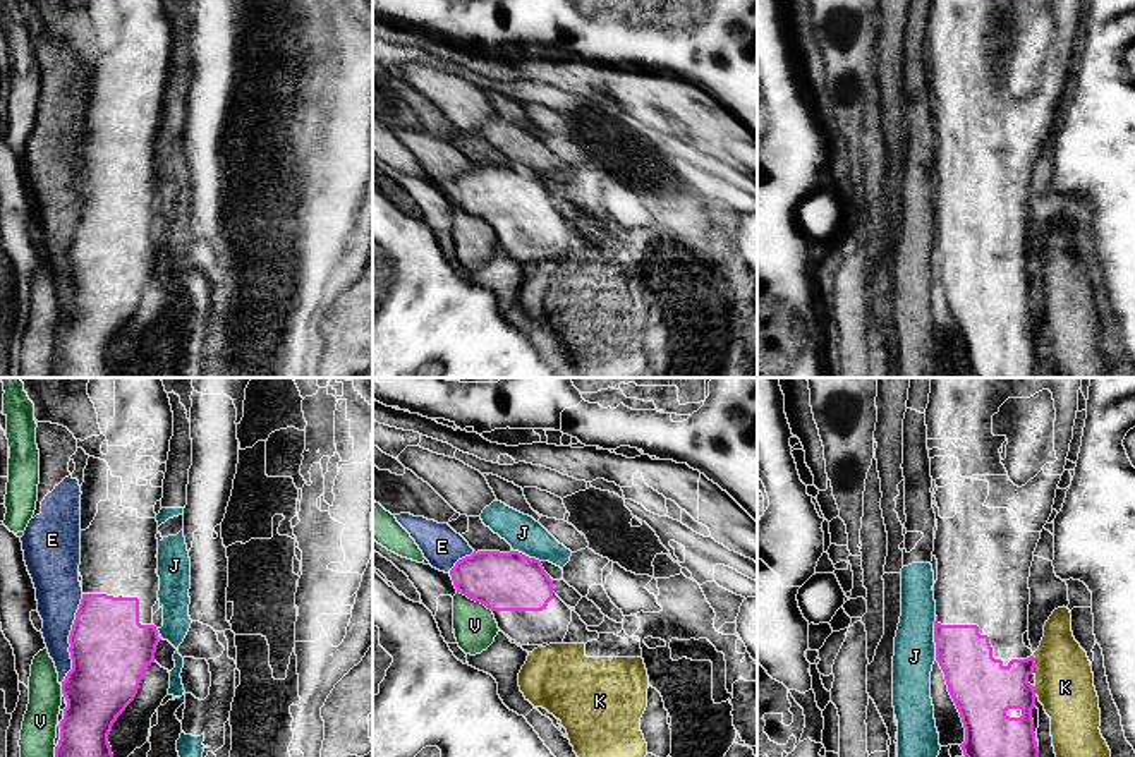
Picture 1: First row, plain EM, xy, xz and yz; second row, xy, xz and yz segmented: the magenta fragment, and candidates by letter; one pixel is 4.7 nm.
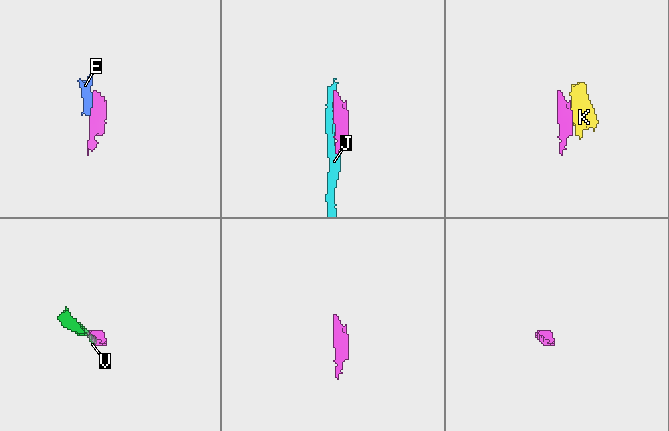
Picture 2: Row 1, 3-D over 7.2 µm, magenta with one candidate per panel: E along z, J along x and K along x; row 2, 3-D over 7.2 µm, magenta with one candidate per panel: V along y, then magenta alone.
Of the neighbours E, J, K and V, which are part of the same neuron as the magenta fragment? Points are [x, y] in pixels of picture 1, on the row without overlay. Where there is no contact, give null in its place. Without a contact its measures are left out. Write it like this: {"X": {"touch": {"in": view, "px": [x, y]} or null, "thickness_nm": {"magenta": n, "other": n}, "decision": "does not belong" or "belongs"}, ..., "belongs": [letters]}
{"E": {"touch": {"in": "xy", "px": [69, 254]}, "thickness_nm": {"magenta": 380, "other": 220}, "decision": "does not belong"}, "J": {"touch": {"in": "yz", "px": [934, 254]}, "thickness_nm": {"magenta": 260, "other": 190}, "decision": "does not belong"}, "K": {"touch": {"in": "yz", "px": [1034, 280]}, "thickness_nm": {"magenta": 260, "other": 280}, "decision": "does not belong"}, "V": {"touch": {"in": "xz", "px": [474, 215]}, "thickness_nm": {"magenta": 280, "other": 200}, "decision": "does not belong"}, "belongs": []}

